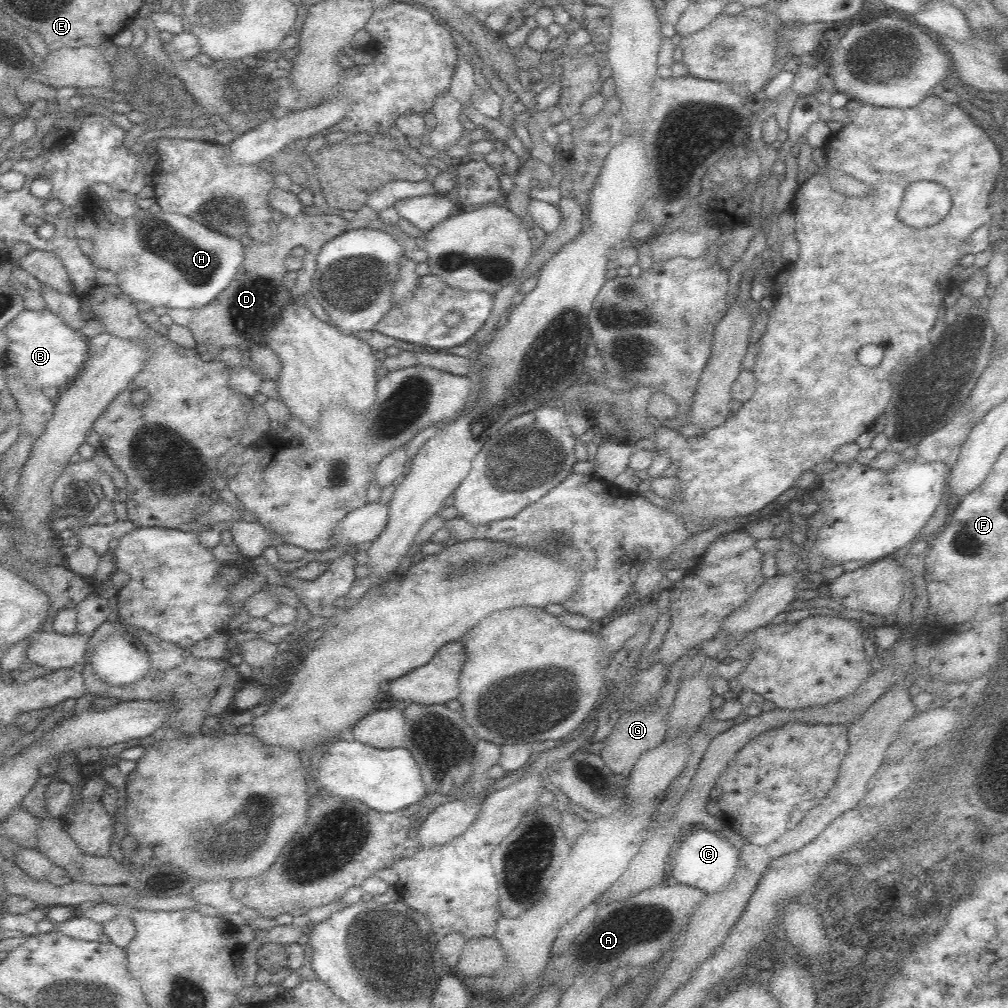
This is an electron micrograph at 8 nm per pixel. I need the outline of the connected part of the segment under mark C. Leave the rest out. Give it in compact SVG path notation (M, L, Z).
M696 826L688 838L673 848L672 852L672 880L711 893L724 888L738 870L738 849L731 845L728 838L721 834Z

